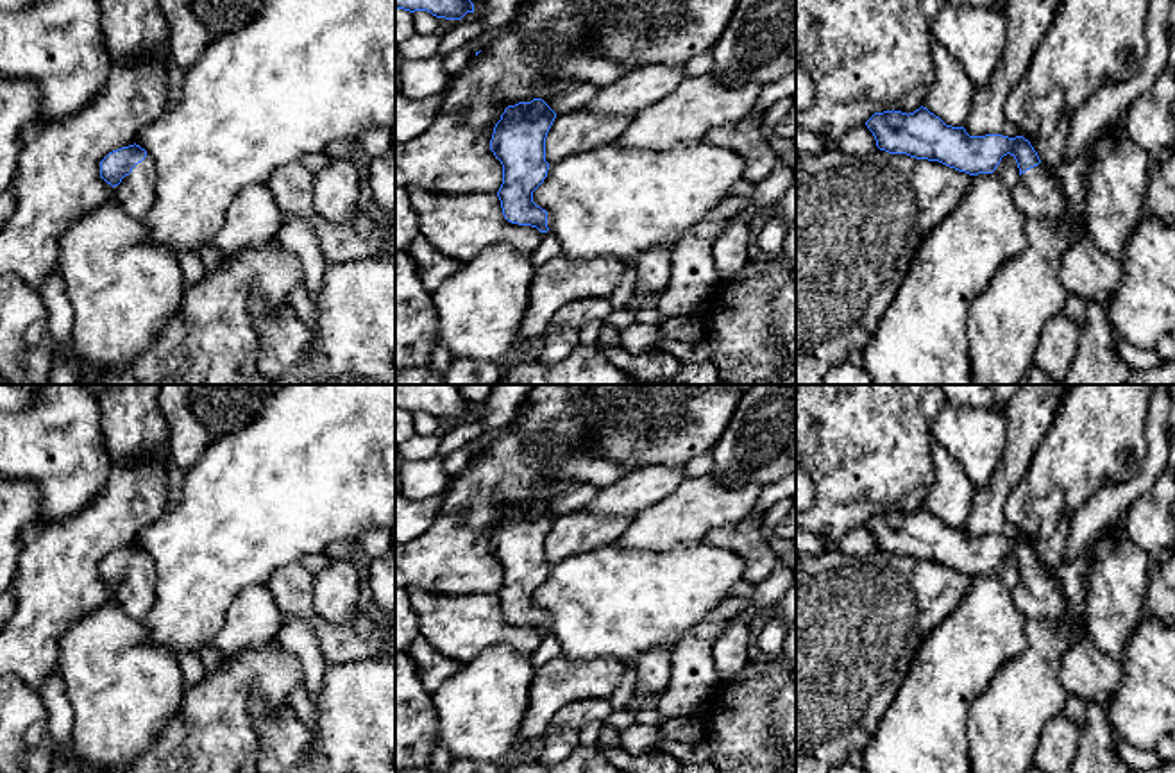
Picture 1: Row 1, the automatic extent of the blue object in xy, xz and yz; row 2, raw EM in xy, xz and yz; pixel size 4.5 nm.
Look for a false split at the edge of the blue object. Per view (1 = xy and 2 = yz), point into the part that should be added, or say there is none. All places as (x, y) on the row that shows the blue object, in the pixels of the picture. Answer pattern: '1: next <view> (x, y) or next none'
1: next xy (136, 192)
2: next yz (1038, 194)

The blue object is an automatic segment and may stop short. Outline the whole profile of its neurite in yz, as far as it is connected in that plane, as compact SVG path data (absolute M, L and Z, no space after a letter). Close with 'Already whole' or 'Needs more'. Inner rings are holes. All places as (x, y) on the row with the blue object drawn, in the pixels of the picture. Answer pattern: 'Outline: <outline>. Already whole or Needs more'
Outline: M923 106L909 115L894 109L875 113L866 125L880 150L939 161L969 175L993 174L1002 157L1010 154L1019 168L1012 197L1025 218L1068 215L1068 202L1055 172L1041 163L1023 136L969 136L964 127L946 125Z. Needs more

